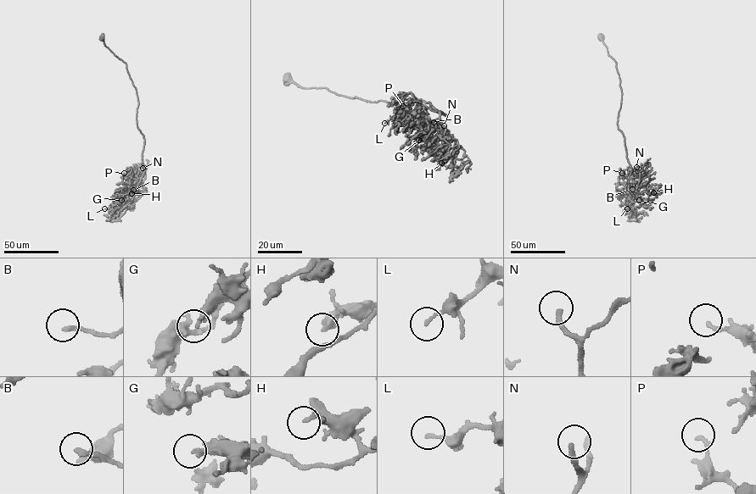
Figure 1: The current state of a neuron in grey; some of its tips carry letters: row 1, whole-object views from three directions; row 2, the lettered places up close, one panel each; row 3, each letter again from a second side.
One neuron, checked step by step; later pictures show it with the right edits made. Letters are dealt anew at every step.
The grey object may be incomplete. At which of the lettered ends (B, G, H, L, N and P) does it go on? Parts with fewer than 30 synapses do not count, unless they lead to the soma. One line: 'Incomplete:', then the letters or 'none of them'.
Incomplete: B, N

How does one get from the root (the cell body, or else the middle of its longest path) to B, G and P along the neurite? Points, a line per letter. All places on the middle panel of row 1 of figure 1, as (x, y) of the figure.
B: (288, 80), (366, 101), (391, 102), (409, 92), (446, 115), (439, 112), (439, 122), (434, 122)
G: (288, 80), (366, 101), (391, 102), (411, 93), (446, 115), (439, 112), (437, 124), (418, 140)
P: (288, 80), (366, 101), (391, 102), (409, 92), (446, 115), (416, 102), (407, 111), (403, 106)

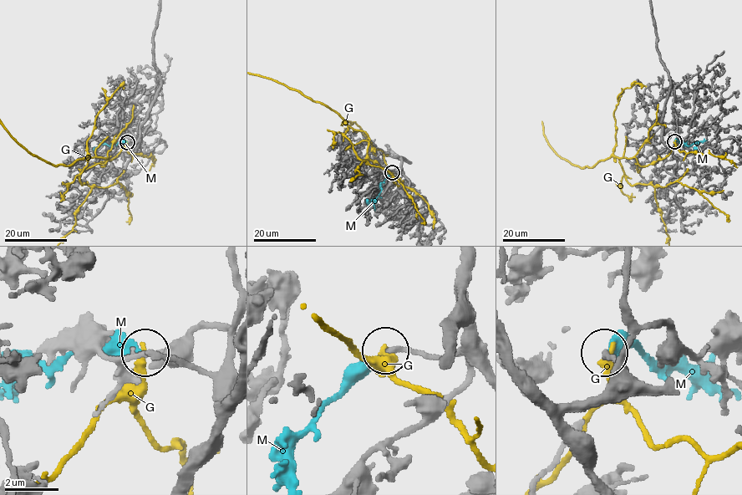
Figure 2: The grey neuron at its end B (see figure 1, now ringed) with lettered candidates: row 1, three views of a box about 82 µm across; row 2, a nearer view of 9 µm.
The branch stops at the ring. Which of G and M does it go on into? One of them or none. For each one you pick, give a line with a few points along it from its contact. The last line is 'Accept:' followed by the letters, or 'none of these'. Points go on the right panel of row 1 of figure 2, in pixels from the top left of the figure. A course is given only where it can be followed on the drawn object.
M: course (674, 140), (691, 145), (695, 143), (698, 147), (693, 149)
Accept: M

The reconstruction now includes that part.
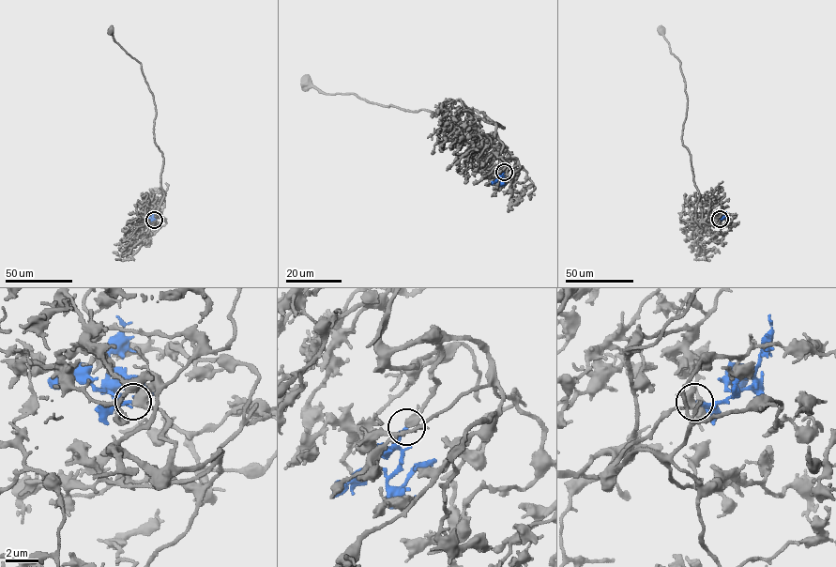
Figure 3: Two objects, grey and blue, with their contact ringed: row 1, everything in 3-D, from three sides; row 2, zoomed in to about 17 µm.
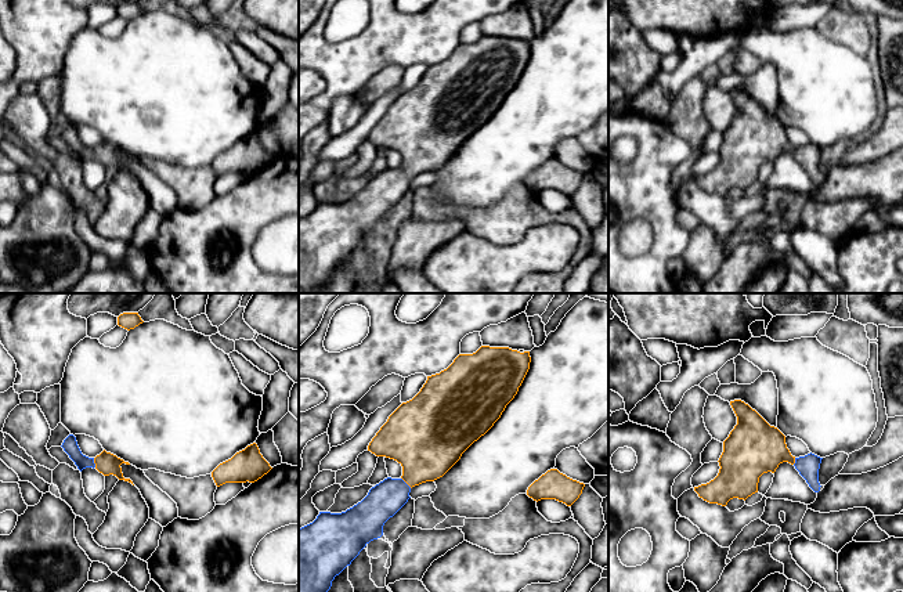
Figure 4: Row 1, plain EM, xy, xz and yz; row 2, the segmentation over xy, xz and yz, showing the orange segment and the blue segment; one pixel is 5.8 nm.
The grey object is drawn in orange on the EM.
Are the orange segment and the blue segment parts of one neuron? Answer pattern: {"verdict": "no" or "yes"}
{"verdict": "yes"}

